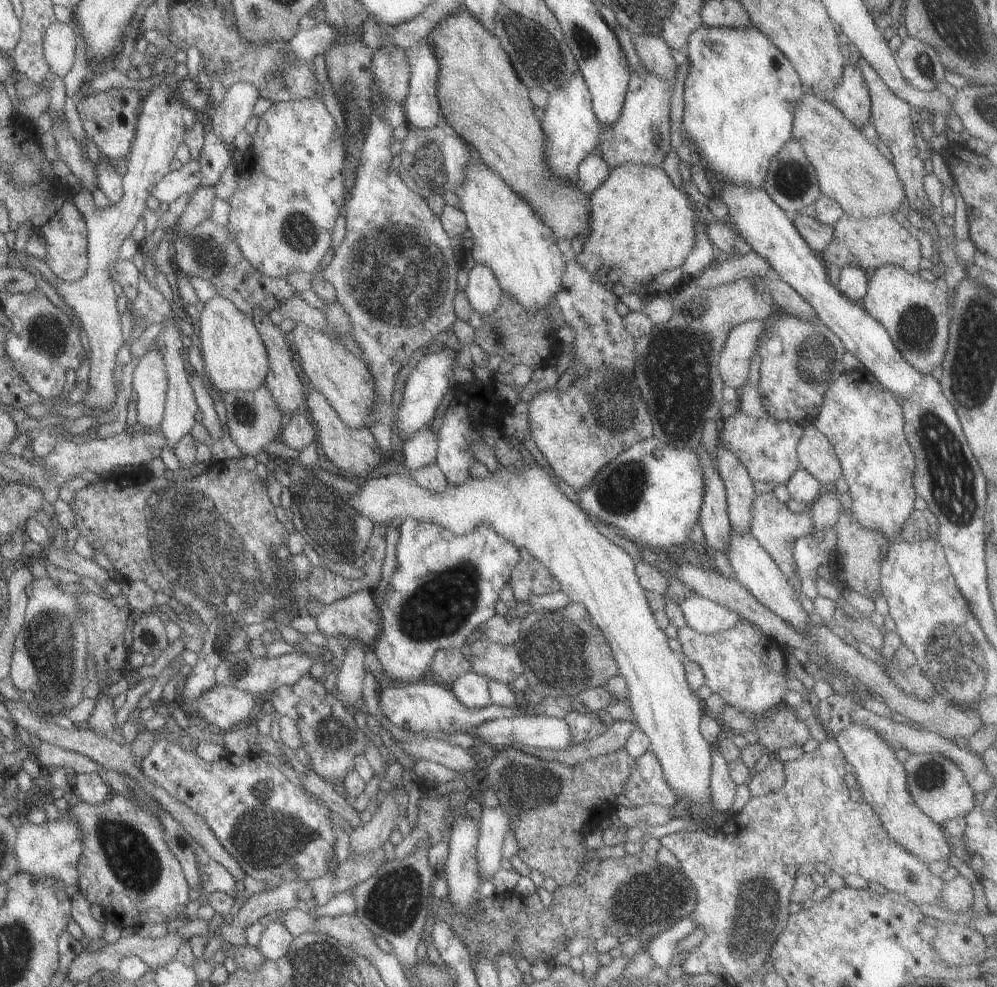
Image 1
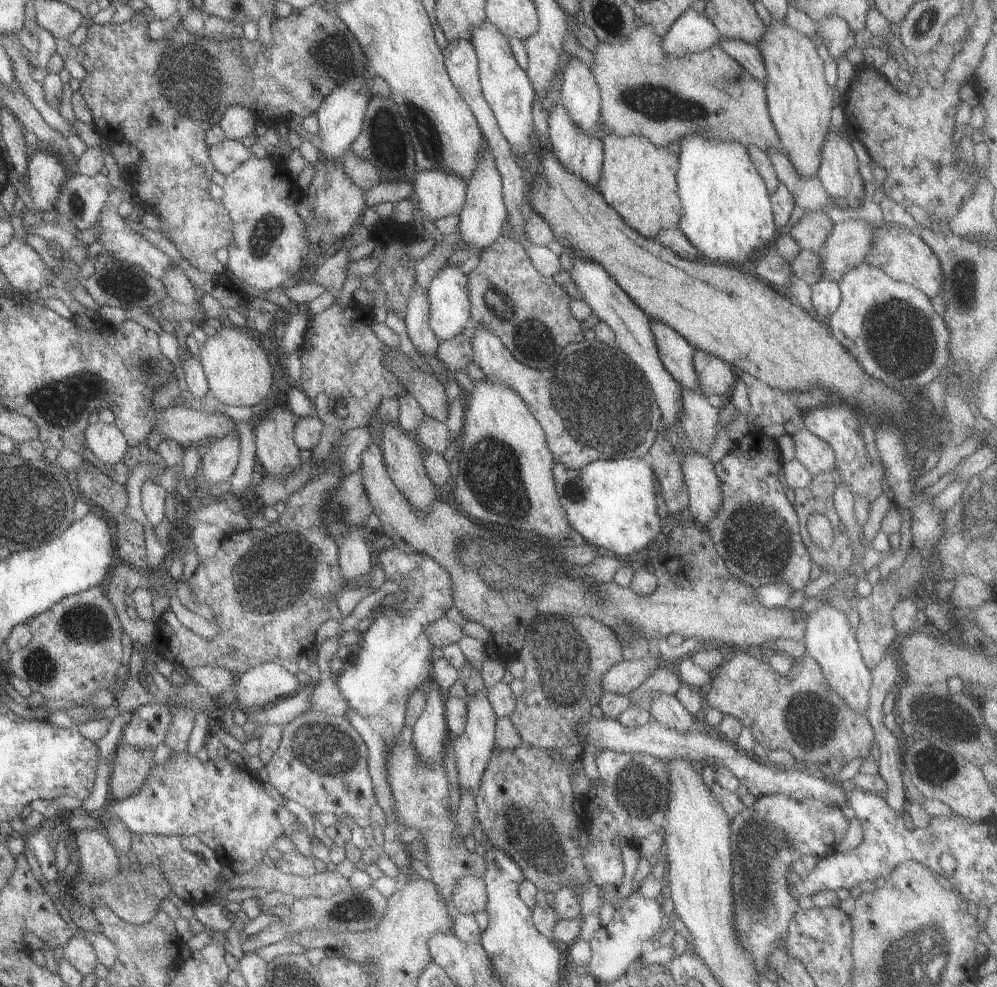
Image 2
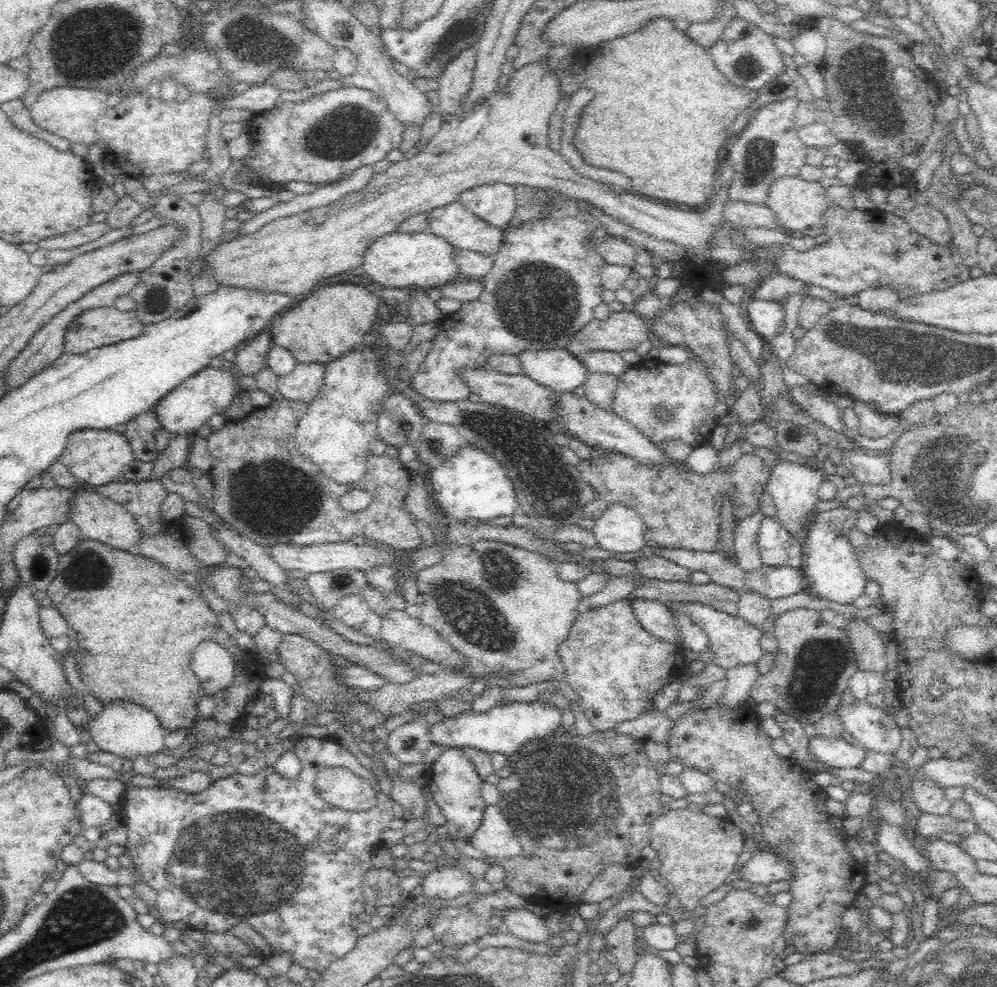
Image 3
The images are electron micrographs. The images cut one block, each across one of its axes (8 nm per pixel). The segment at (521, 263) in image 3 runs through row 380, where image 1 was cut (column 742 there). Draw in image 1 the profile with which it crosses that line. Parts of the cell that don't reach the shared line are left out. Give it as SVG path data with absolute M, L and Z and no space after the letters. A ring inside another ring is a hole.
M736 410L731 416L718 418L719 429L716 442L731 450L745 467L752 481L773 482L775 486L786 480L800 468L796 457L796 446L803 427L791 421L770 421L747 416Z

